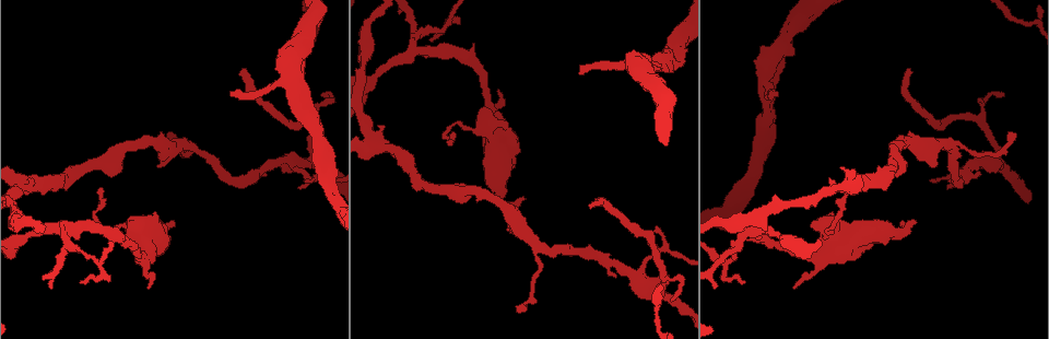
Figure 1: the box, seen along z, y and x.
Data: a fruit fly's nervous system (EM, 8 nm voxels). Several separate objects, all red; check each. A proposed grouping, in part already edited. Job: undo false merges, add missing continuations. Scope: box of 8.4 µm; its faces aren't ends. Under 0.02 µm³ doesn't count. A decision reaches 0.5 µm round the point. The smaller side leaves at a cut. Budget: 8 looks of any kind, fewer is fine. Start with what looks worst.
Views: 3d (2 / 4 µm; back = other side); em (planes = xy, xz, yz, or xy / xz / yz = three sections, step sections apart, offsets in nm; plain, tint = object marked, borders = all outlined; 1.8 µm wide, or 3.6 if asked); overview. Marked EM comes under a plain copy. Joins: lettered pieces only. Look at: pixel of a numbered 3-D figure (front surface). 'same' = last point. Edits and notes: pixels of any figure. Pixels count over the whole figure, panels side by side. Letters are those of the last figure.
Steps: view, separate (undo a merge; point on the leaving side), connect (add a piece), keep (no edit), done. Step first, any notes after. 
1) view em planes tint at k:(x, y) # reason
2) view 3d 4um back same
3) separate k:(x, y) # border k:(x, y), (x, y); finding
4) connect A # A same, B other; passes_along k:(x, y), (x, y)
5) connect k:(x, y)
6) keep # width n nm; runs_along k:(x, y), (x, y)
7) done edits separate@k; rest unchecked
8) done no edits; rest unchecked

view em planes borders at 1:(594, 206) # end of a long branch

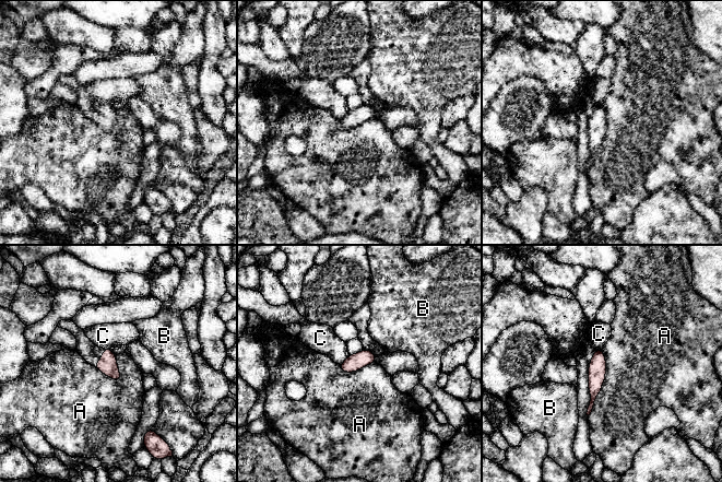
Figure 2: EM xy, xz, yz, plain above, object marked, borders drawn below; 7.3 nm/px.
keep # width 120 nm; A other, B other, C other; border 2:(602, 349), (605, 379), (589, 415); no lettered piece goes on from it

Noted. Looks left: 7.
view em yz step 16 tint at 1:(997, 163) # arms part here

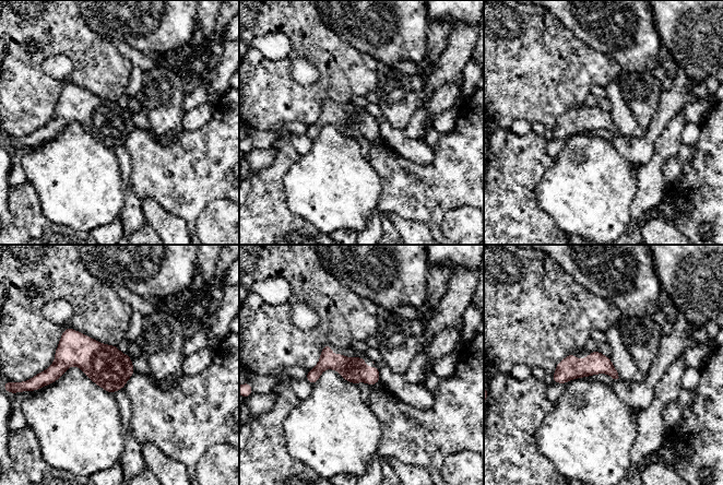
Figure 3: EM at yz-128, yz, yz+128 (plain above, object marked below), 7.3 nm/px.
view em yz step 16 borders same

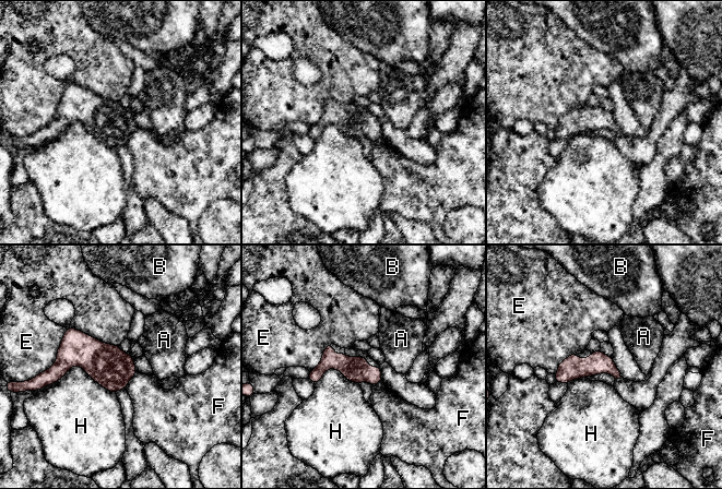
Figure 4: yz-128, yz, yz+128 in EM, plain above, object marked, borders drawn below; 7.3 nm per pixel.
keep # width 170 nm; A other, B other, E other, F other, H other; runs_along 4:(379, 373), (326, 364), (311, 378); all the same cell

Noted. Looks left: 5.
view em planes borders at 1:(777, 91) # tapers out

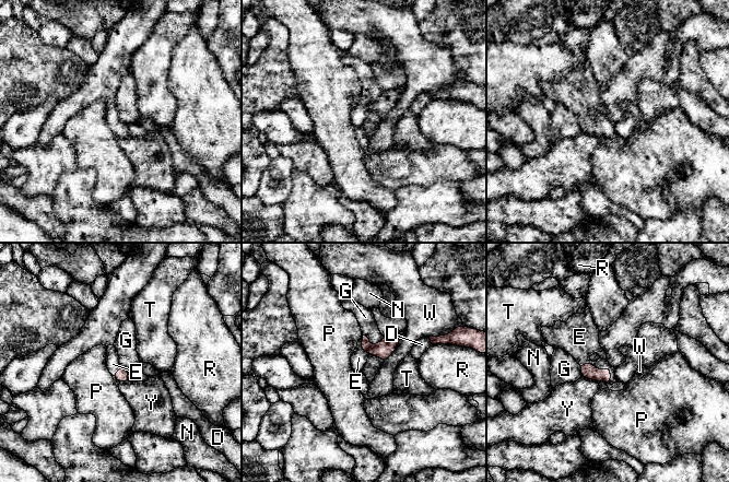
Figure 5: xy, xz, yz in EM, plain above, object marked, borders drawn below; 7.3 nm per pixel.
connect E # width 100 nm; D other, E same, G other, N other, P other, R other, T other, W other, Y other; passes_along 5:(588, 371), (601, 371), (583, 342); the cell continues

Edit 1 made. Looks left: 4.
view 3d 4um at 1:(537, 246) # thick turns thin

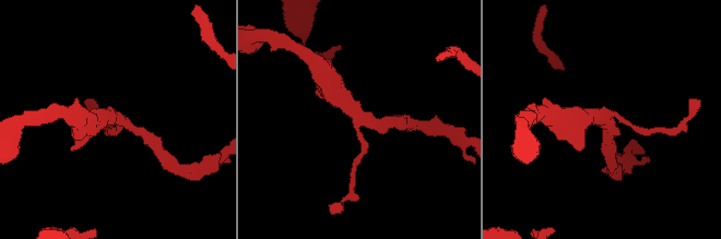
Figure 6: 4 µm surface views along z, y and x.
view em 3.6um planes borders at 6:(603, 119)

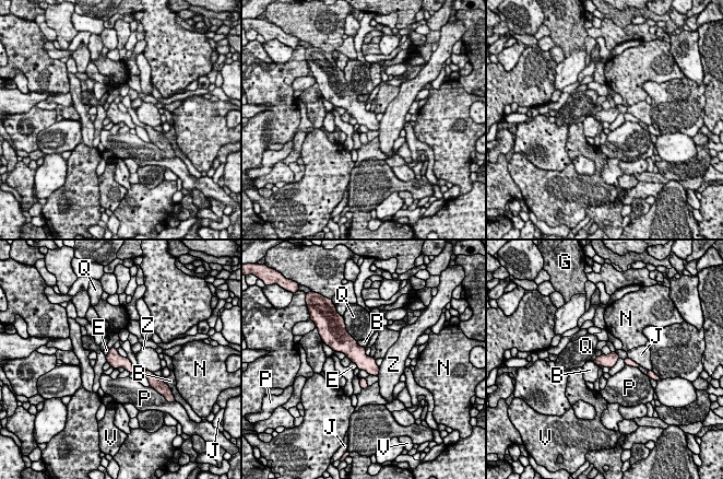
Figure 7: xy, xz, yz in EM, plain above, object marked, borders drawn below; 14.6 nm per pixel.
keep # B other, E other, G other, J other, N other, P other, Q other, V other, Z other; border 7:(351, 361), (357, 366); one cell here

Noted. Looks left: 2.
done edits connect@5; rest unchecked

